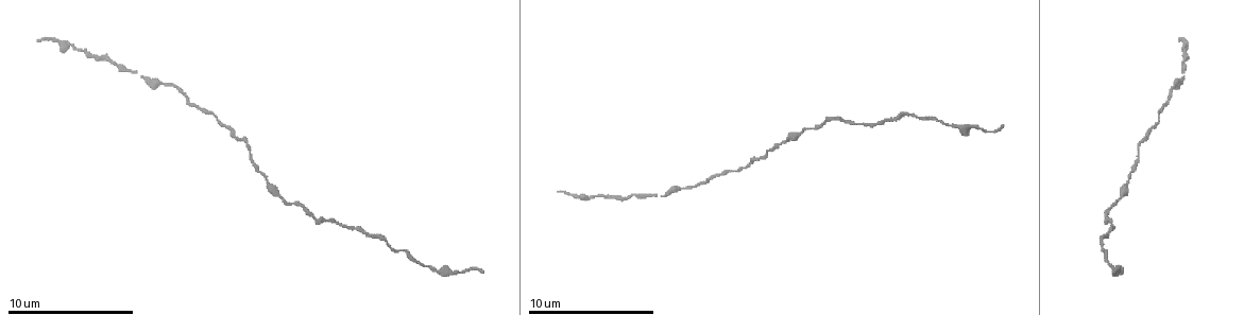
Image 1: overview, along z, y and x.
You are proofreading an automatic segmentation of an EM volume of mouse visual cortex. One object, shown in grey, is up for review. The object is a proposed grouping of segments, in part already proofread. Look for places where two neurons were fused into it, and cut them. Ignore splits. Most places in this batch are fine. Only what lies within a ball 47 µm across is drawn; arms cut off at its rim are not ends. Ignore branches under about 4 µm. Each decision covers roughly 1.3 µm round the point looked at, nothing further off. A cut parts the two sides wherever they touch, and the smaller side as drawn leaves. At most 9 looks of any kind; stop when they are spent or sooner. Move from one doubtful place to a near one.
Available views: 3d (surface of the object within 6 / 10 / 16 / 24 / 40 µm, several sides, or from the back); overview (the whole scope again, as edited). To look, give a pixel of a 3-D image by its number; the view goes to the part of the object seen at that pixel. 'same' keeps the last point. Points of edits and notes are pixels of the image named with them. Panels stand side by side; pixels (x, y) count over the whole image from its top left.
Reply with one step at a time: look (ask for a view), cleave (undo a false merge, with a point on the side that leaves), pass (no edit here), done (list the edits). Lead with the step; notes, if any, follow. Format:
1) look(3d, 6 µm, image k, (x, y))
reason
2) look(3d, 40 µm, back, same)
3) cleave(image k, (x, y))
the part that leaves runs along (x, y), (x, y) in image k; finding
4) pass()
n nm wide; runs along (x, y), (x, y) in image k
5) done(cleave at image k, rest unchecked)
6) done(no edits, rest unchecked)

look(3d, 6 µm, image 1, (395, 251))
a narrow waist

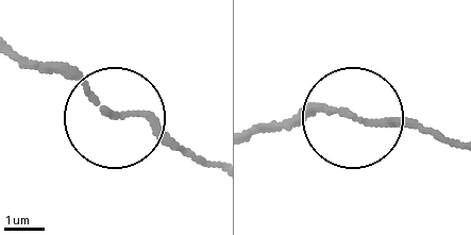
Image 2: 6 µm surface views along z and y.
pass()
runs along (256, 131), (337, 107), (408, 117), (436, 134) in image 2; all the same neuron

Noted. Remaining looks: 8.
look(3d, 10 µm, image 1, (1119, 199))
sudden change in width

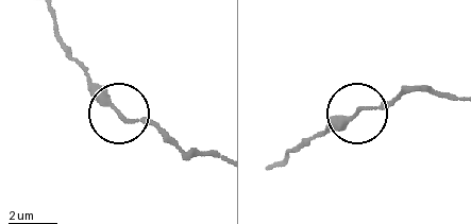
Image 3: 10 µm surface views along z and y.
look(3d, 6 µm, image 3, (119, 110))

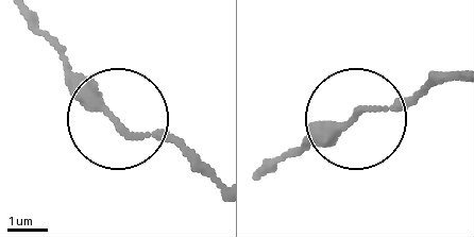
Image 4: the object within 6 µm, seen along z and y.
pass()
one neuron here

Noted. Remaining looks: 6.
look(3d, 10 µm, image 1, (861, 123))
thin neck

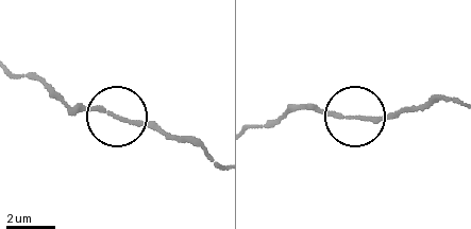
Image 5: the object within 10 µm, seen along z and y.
pass()
150 nm wide; runs along (18, 74), (73, 105), (146, 119), (187, 138) in image 5; continuous, no second neuron

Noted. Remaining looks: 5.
look(3d, 6 µm, image 1, (168, 84))
sudden change in width

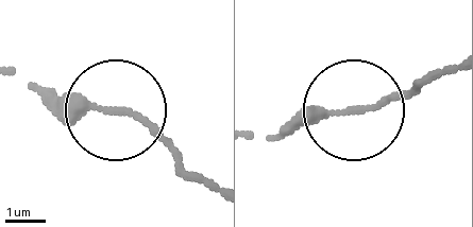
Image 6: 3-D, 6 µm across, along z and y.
pass()
200 nm wide; all the same neuron

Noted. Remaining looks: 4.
done(no edits, rest unchecked)

